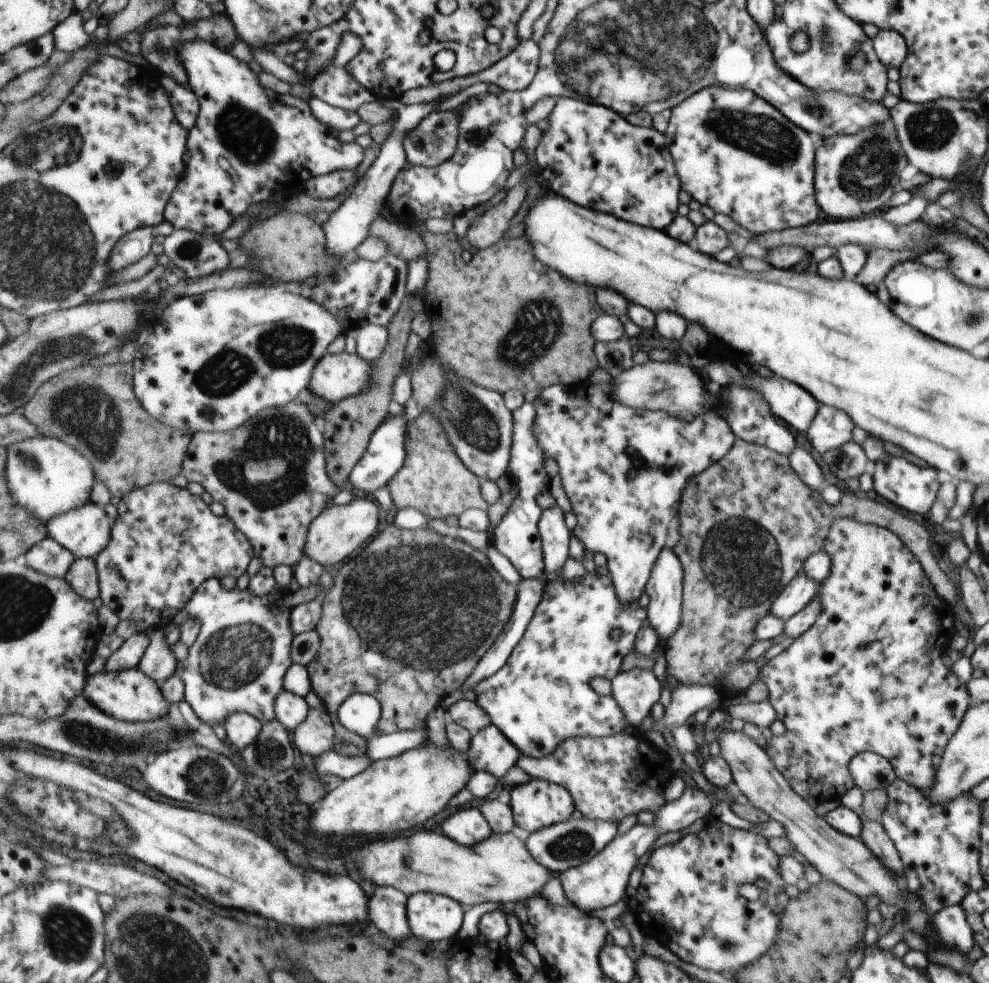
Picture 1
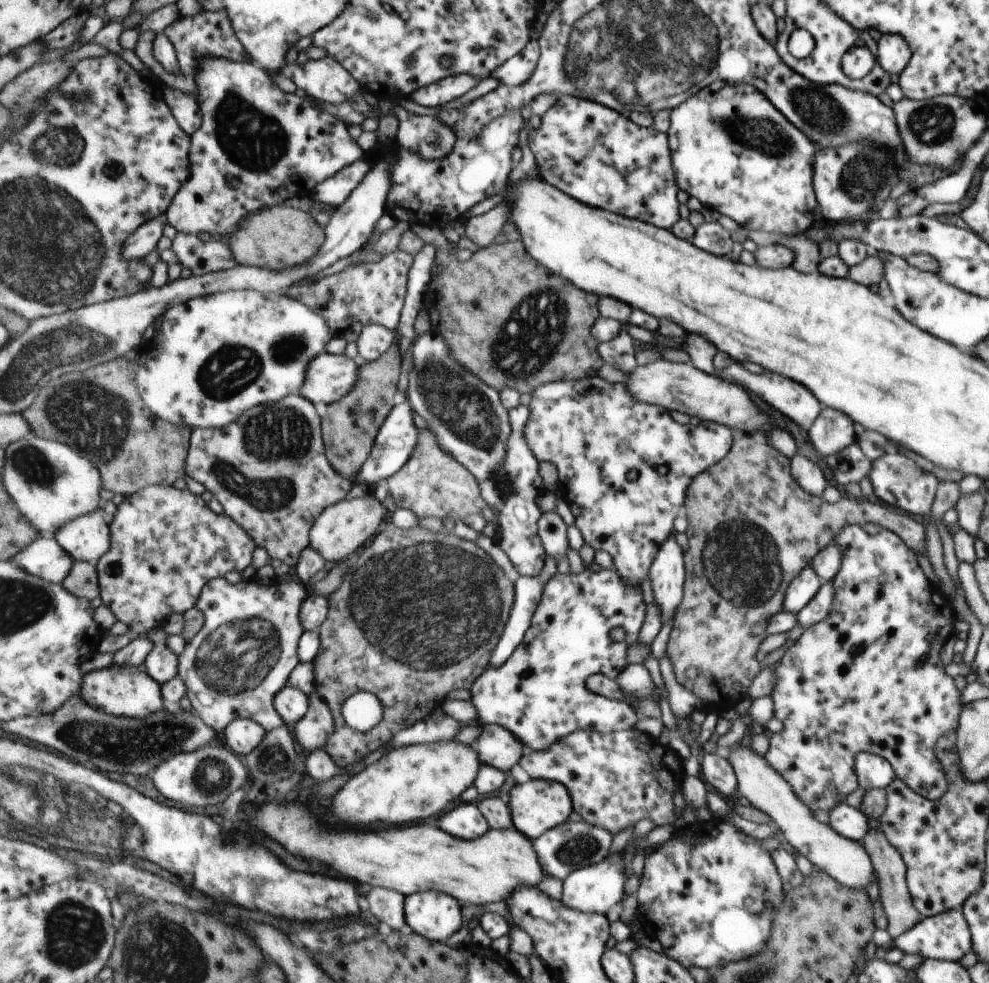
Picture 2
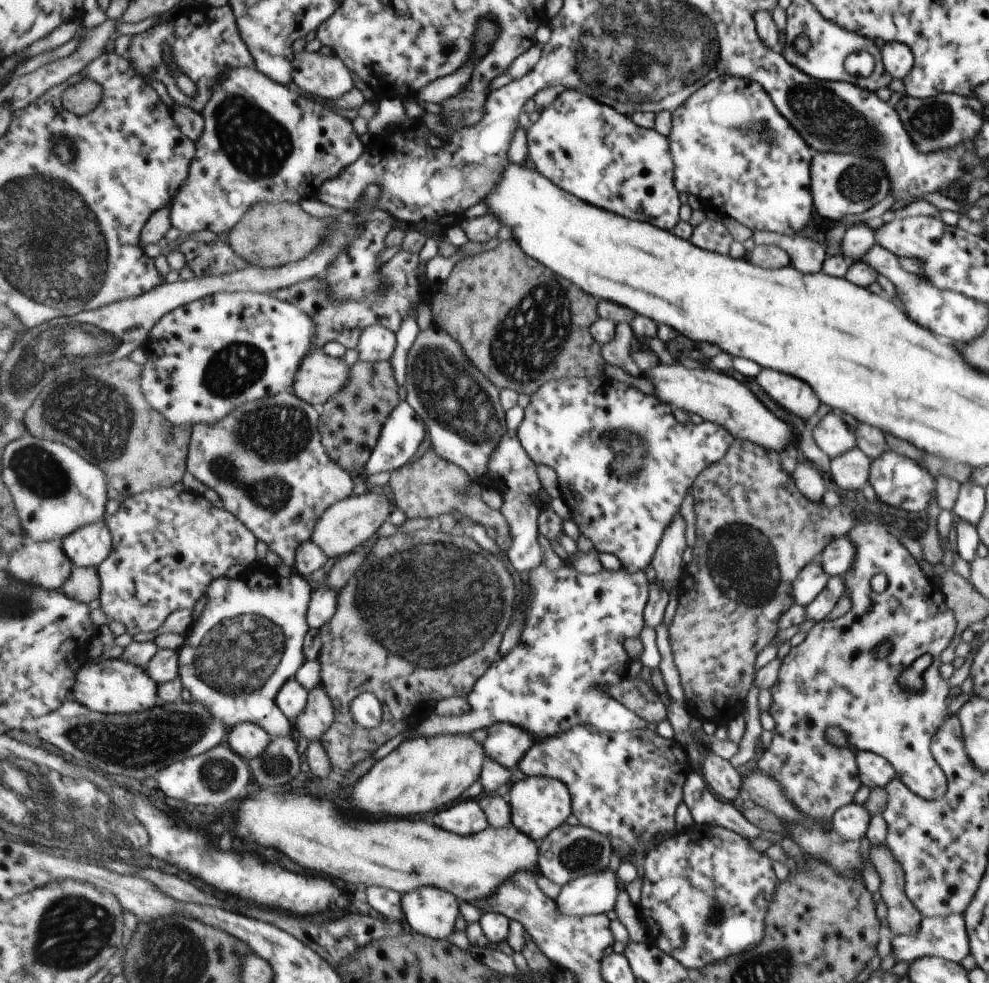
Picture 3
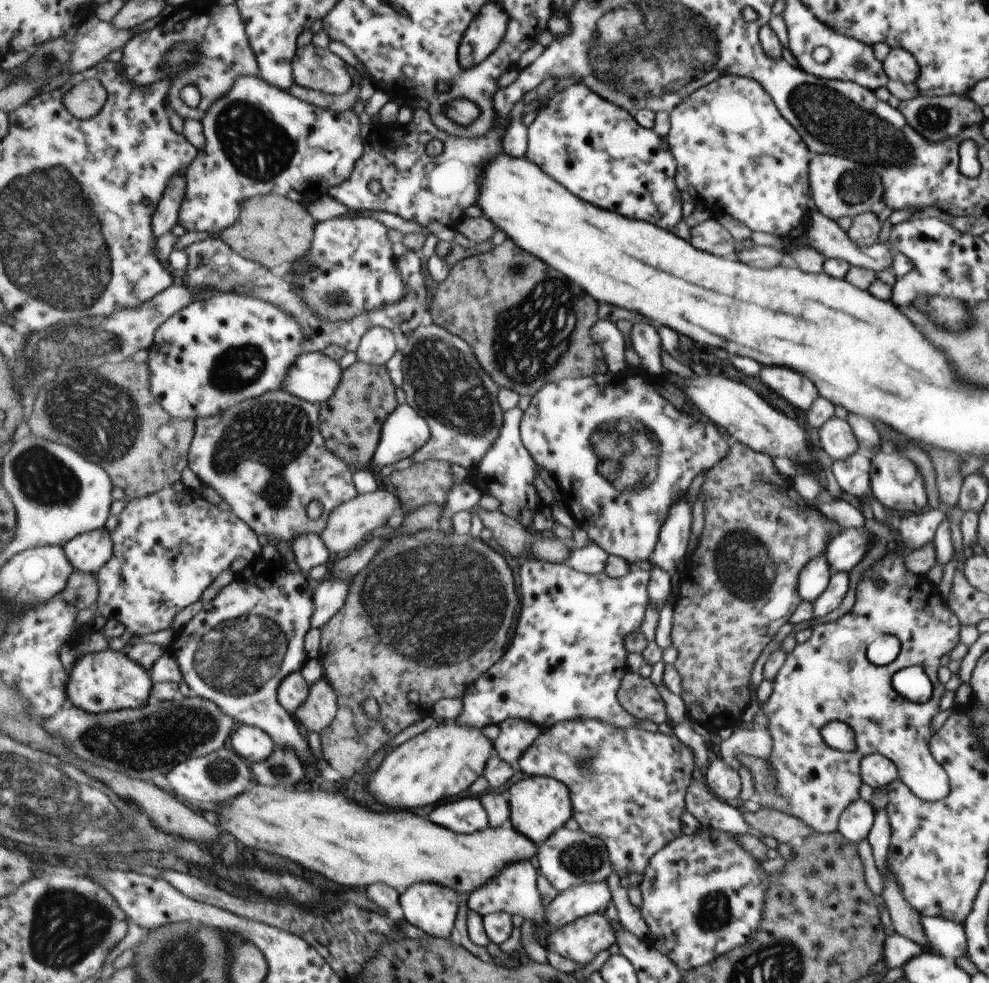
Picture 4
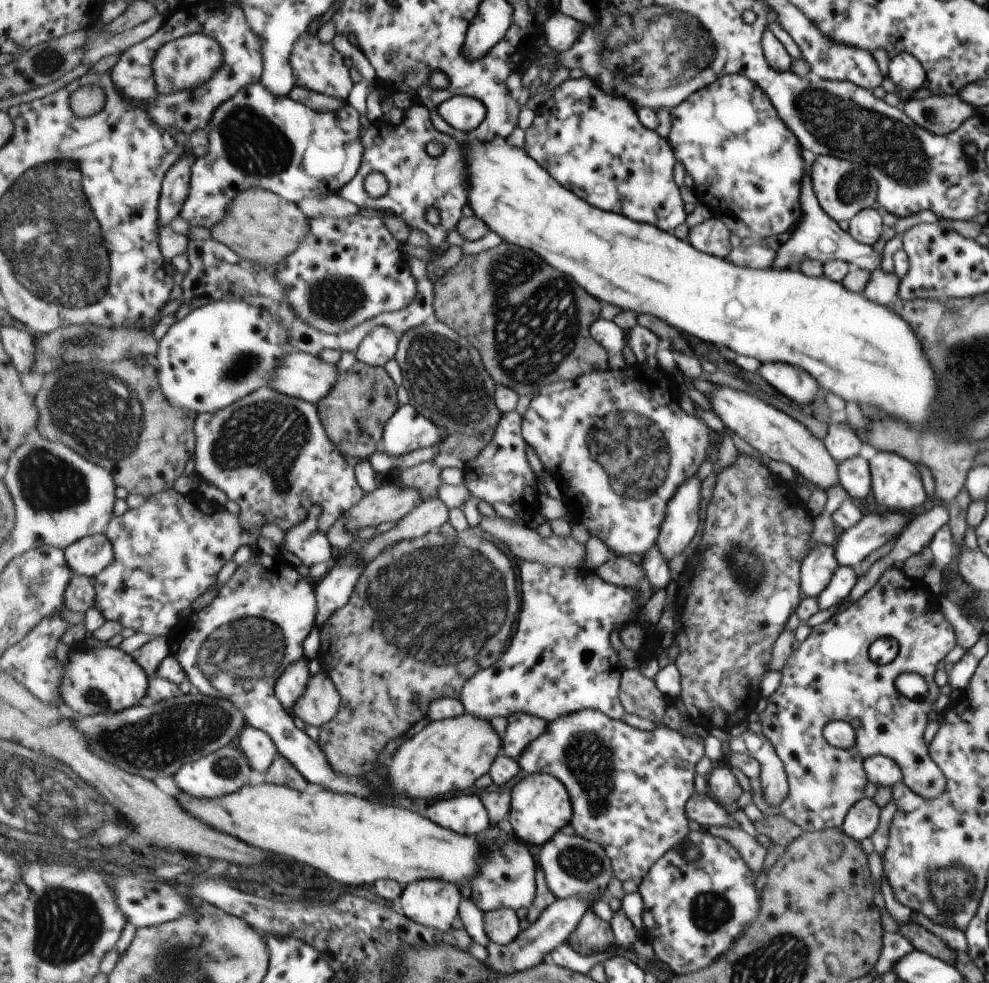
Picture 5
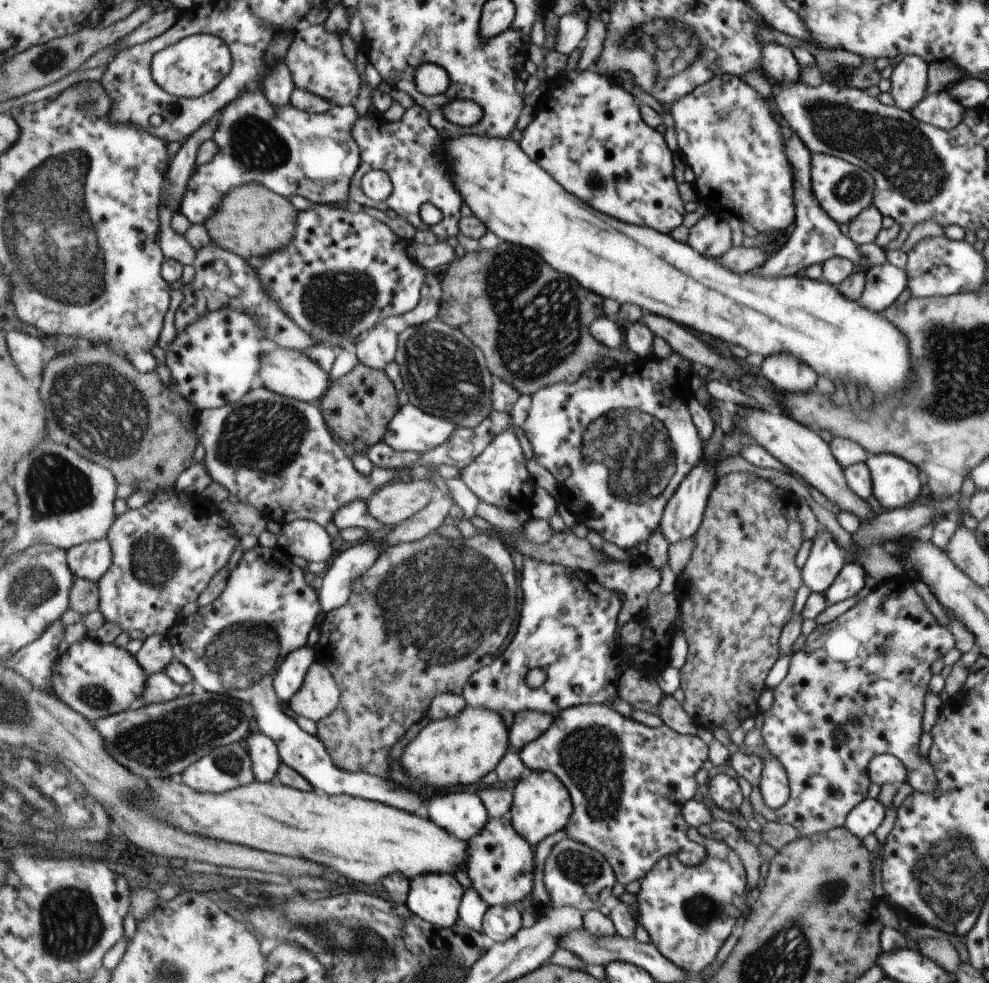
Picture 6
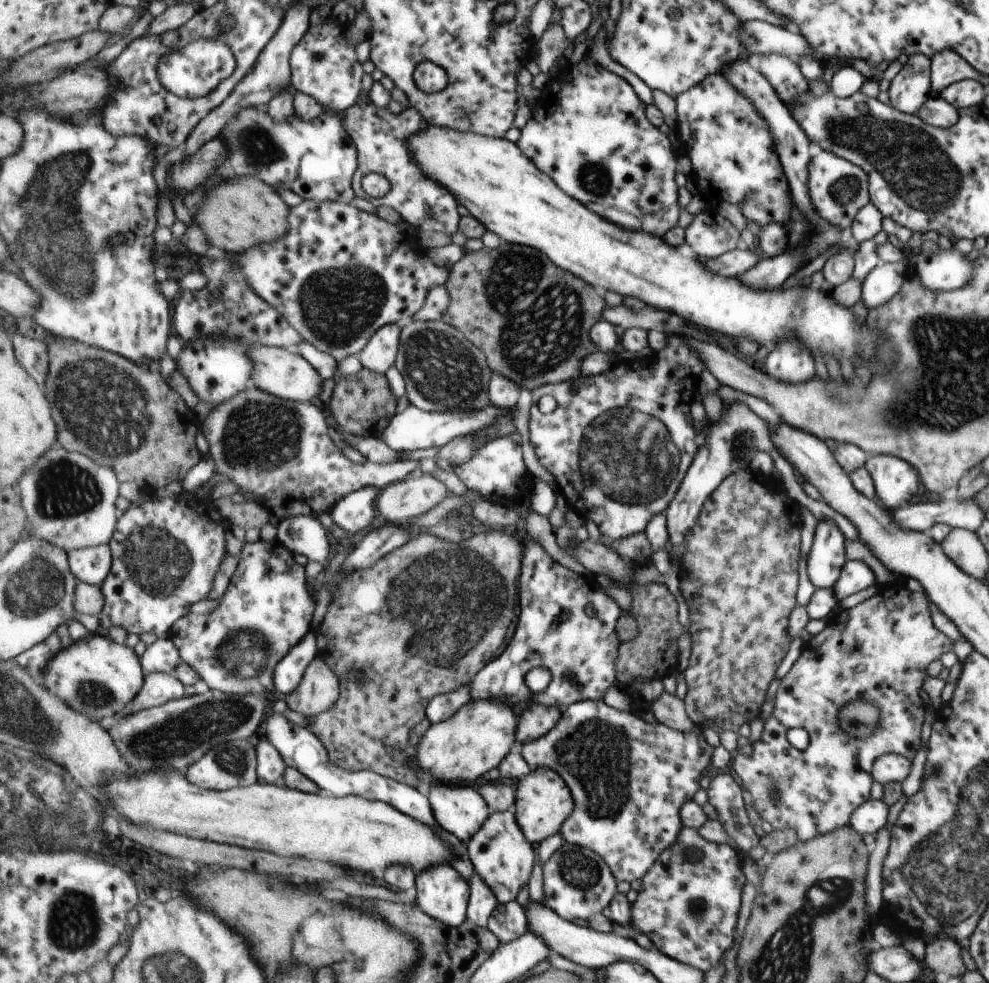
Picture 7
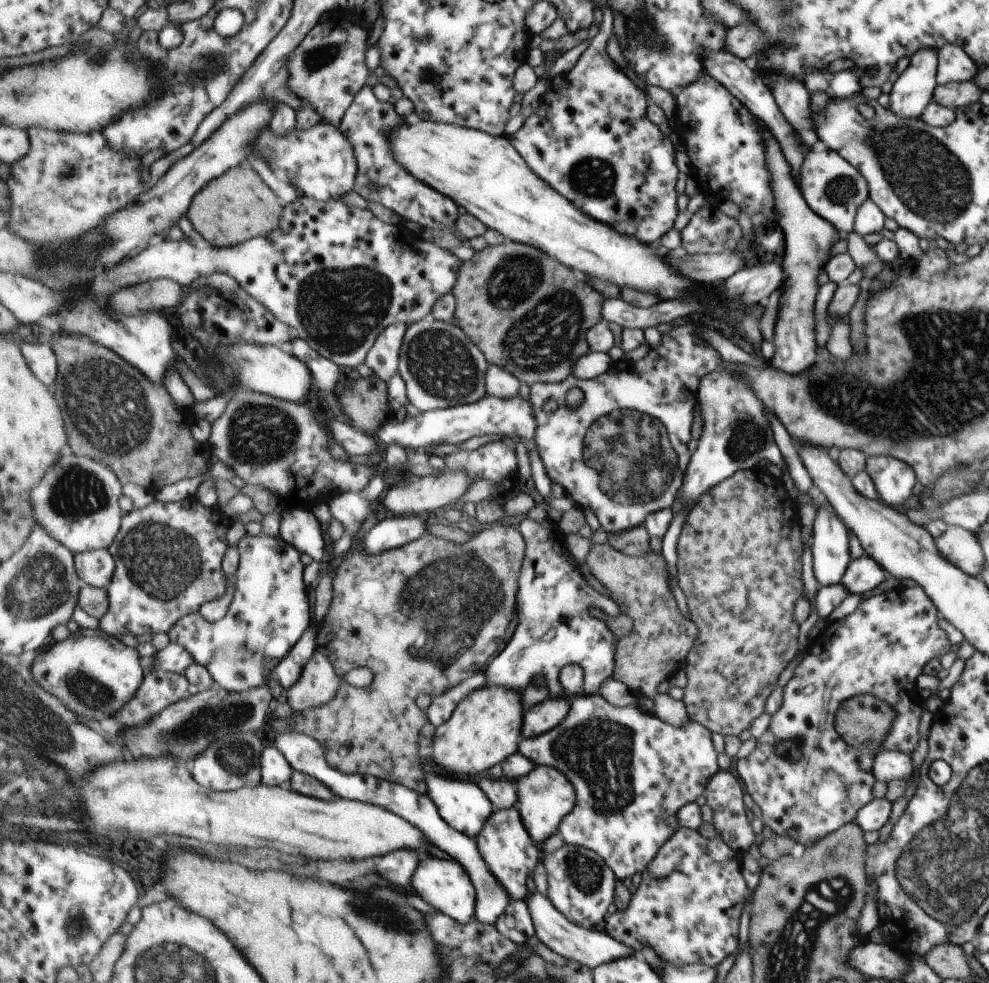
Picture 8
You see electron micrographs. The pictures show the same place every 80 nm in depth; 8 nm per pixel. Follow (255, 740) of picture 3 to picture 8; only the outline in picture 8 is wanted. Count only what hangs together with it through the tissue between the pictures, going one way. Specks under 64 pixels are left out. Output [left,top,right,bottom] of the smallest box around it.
[261,745,294,786]

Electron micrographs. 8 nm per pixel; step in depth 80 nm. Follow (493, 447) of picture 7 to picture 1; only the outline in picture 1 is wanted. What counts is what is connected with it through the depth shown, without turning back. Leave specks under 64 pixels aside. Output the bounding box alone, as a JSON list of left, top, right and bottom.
[490,403,550,579]

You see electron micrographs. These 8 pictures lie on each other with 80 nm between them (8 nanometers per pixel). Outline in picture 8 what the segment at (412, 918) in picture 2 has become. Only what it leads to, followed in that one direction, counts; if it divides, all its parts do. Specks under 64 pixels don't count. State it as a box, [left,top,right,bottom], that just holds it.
[411,856,476,924]

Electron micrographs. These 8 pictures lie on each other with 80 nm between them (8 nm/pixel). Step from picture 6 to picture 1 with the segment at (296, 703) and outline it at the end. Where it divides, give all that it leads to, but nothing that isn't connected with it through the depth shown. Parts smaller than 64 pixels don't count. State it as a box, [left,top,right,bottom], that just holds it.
[294,704,336,759]

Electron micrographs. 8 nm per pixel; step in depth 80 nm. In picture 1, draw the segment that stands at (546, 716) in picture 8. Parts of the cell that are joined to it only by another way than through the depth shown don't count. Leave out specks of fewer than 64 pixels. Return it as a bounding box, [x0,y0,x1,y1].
[466,724,522,781]

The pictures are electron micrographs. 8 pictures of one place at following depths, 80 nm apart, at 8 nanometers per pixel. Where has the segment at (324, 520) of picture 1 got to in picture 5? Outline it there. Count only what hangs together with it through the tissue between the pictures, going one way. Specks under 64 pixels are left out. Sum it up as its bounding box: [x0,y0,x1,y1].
[327,483,423,550]

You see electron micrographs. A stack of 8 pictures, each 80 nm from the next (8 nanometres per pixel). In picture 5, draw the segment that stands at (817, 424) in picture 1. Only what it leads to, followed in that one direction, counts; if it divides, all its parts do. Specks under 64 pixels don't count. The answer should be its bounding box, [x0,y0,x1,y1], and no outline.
[821,417,861,464]

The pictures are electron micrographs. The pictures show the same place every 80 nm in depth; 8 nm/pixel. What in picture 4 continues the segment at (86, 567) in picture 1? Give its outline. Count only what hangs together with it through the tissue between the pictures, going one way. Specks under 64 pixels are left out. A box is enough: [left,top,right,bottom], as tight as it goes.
[61,570,100,610]

